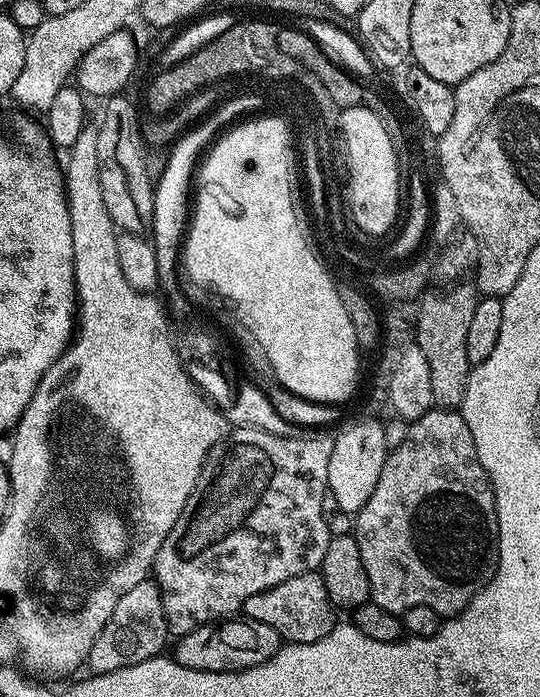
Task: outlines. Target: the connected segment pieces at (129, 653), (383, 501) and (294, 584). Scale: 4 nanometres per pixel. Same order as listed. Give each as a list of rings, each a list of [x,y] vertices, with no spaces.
[[[149,578],[138,582],[118,598],[118,606],[114,606],[114,614],[102,626],[102,634],[94,638],[94,646],[90,646],[90,654],[86,661],[89,673],[101,676],[114,670],[122,670],[126,666],[138,666],[138,662],[146,662],[150,658],[161,655],[165,651],[164,643],[170,640],[166,614],[164,613],[164,596],[160,593],[160,585]]]
[[[433,406],[426,414],[422,414],[422,418],[409,423],[406,438],[402,438],[402,446],[391,449],[384,459],[382,474],[378,474],[378,486],[374,486],[374,494],[370,494],[366,506],[362,506],[362,510],[355,513],[354,535],[358,550],[362,554],[362,566],[366,566],[372,591],[371,603],[382,606],[382,610],[402,614],[410,610],[410,606],[430,606],[430,610],[437,612],[440,617],[451,618],[462,611],[492,581],[496,564],[500,560],[500,539],[496,536],[496,499],[490,478],[476,453],[474,438],[470,438],[470,426],[466,426],[459,411]]]
[[[319,571],[298,574],[298,578],[290,578],[270,590],[254,594],[244,603],[242,612],[247,619],[274,626],[281,641],[289,644],[318,642],[318,638],[326,638],[326,634],[330,634],[338,620],[332,600],[326,594],[326,582]]]

